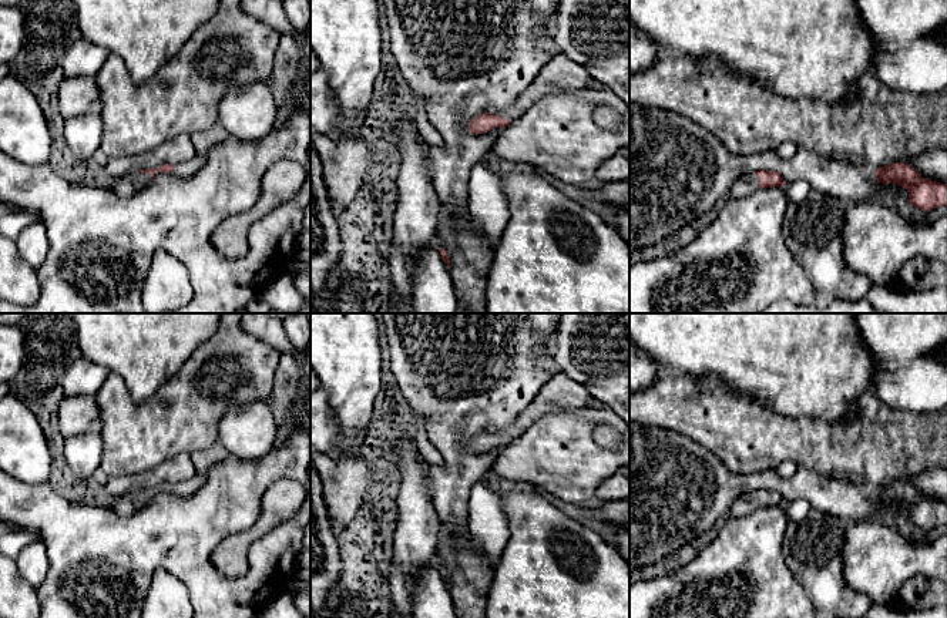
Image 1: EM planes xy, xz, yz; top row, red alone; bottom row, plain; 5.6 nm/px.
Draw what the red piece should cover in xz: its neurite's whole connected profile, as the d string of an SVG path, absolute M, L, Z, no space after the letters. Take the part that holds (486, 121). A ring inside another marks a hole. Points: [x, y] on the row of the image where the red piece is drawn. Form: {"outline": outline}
{"outline": "M563 53L550 58L538 71L533 83L514 100L514 103L498 114L484 112L469 122L471 134L487 132L497 127L507 127L524 114L540 97L553 93L571 93L587 88L590 73Z"}

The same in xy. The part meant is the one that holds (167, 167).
{"outline": "M202 148L198 154L184 164L164 164L157 169L141 169L137 174L128 174L117 179L107 181L110 187L121 197L131 197L144 189L158 172L171 172L178 178L188 178L199 171L208 158L208 150Z"}

